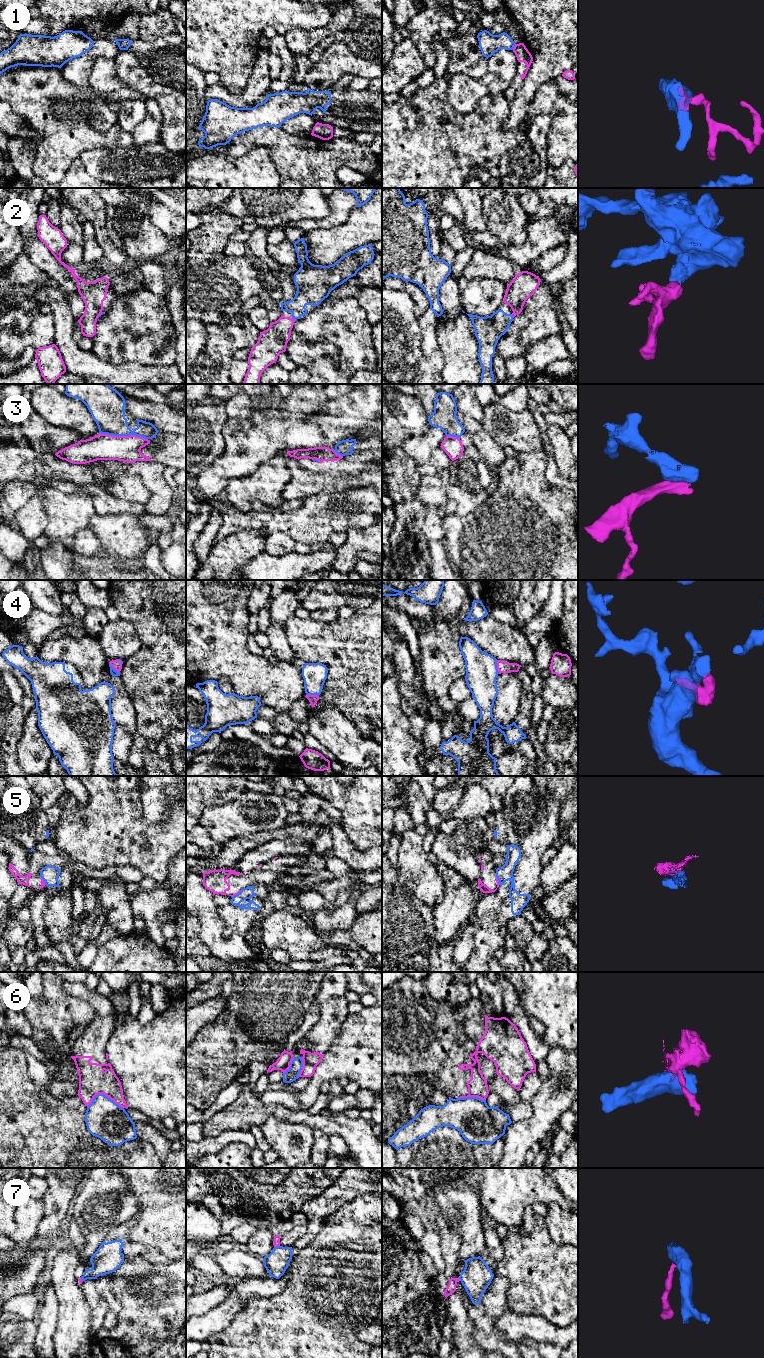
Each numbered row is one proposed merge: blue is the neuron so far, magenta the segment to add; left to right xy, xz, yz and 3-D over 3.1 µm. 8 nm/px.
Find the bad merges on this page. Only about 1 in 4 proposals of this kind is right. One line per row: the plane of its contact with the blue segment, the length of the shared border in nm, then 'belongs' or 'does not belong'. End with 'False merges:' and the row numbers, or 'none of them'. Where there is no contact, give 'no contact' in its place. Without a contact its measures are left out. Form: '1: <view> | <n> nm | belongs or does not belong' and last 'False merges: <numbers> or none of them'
1: yz | 50 nm | does not belong
2: xz | 40 nm | belongs
3: xy | 400 nm | does not belong
4: yz | 110 nm | belongs
5: yz | 80 nm | does not belong
6: xy | 300 nm | does not belong
7: xz | 40 nm | does not belong
False merges: 1, 3, 5, 6, 7

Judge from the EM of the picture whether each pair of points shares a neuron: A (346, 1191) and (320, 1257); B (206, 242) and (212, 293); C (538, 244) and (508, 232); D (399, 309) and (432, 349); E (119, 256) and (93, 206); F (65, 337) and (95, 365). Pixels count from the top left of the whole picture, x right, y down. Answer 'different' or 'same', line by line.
A: different
B: same
C: different
D: different
E: same
F: same

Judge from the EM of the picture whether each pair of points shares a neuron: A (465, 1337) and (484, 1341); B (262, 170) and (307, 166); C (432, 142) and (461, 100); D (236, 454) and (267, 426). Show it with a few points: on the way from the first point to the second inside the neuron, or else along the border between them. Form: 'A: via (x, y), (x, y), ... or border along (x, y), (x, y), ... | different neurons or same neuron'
A: border along (468, 1316), (473, 1326), (473, 1339), (481, 1347) | different neurons
B: border along (265, 148), (276, 172), (281, 177) | different neurons
C: border along (447, 87), (448, 102), (457, 111), (473, 111) | different neurons
D: via (244, 448), (259, 434) | same neuron

